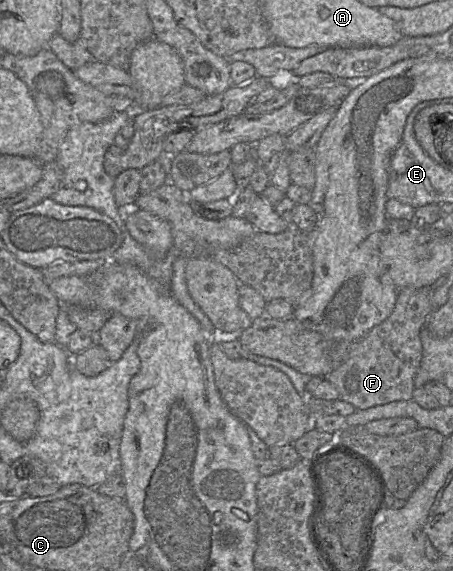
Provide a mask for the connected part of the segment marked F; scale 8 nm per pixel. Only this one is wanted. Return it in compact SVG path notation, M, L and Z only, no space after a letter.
M432 287L398 289L390 316L354 342L348 359L326 376L337 389L340 400L352 404L356 409L367 409L413 399L414 377L422 359L420 332L433 311L433 291Z

